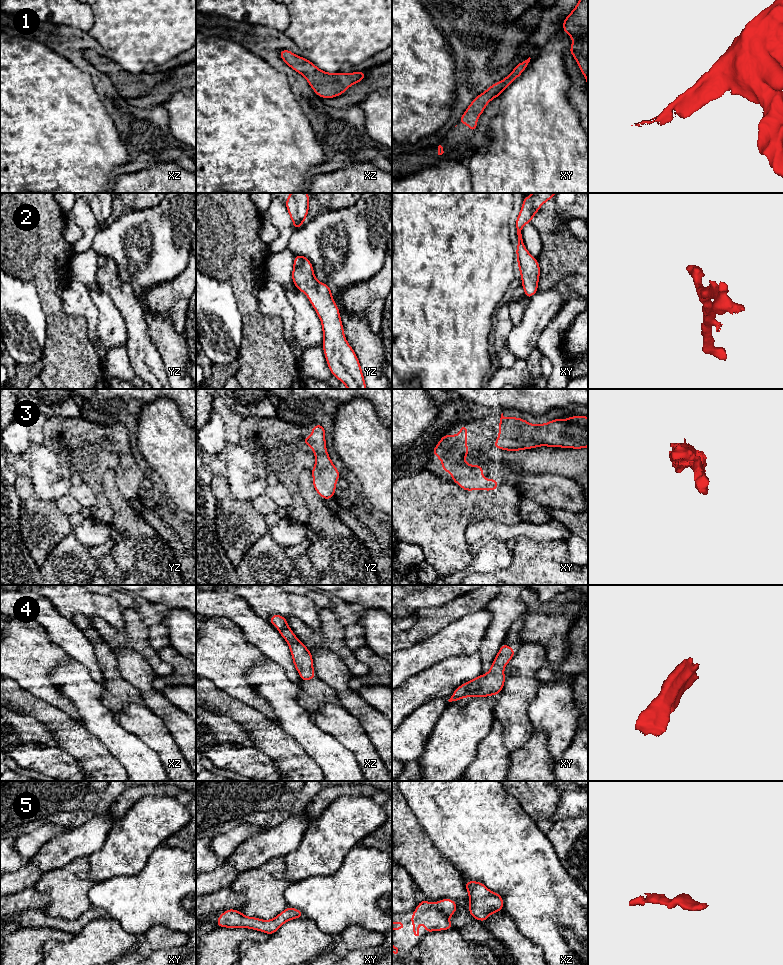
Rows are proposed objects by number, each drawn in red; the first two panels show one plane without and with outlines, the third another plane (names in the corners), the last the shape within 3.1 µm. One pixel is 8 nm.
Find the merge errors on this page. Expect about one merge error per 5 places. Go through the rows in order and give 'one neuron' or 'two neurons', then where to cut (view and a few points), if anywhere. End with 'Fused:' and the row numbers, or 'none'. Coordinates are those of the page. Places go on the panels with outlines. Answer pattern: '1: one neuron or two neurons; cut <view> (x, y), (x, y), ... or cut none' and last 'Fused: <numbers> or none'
1: one neuron; cut none
2: one neuron; cut none
3: one neuron; cut none
4: one neuron; cut none
5: one neuron; cut none
Fused: none

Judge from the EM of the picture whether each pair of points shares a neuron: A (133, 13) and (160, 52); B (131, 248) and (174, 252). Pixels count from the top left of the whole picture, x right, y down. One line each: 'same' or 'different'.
A: same
B: same

